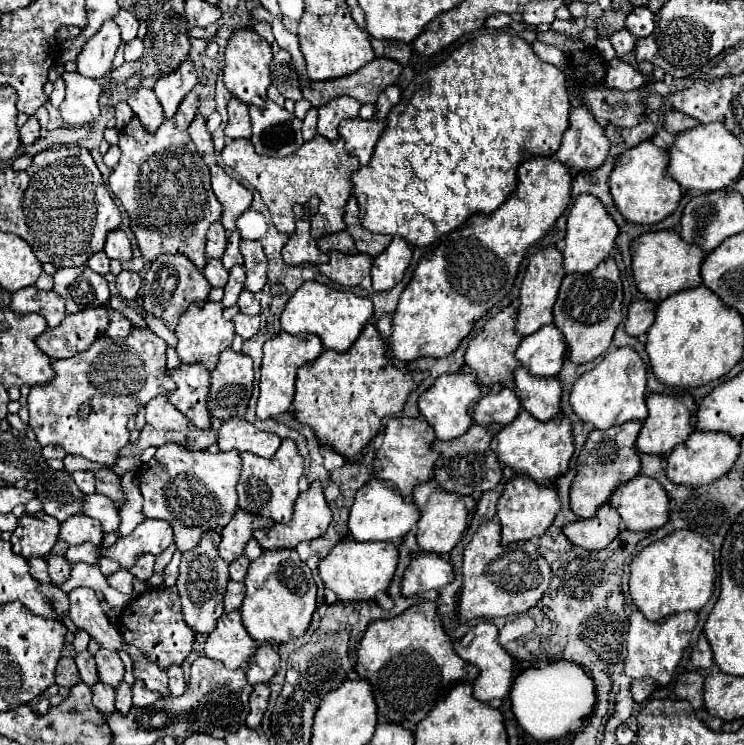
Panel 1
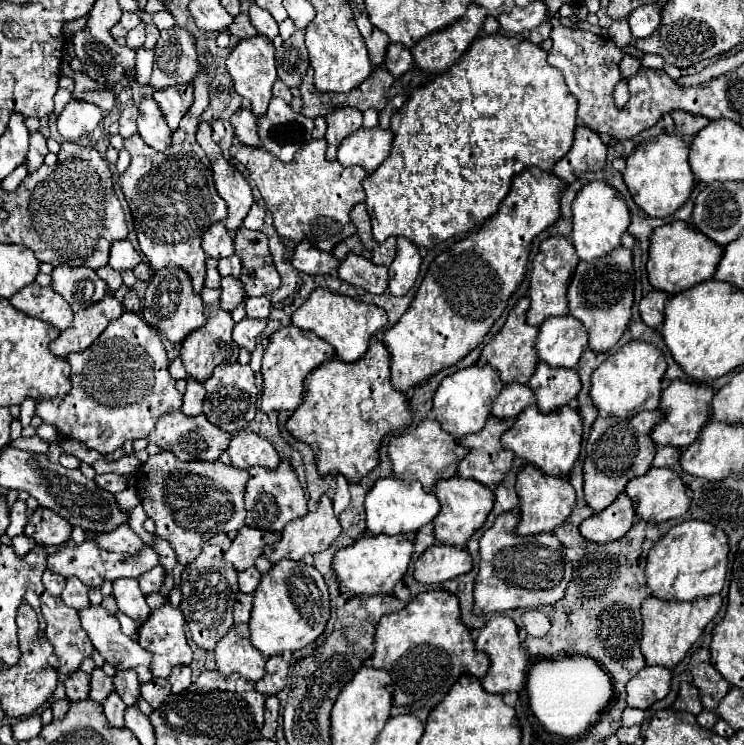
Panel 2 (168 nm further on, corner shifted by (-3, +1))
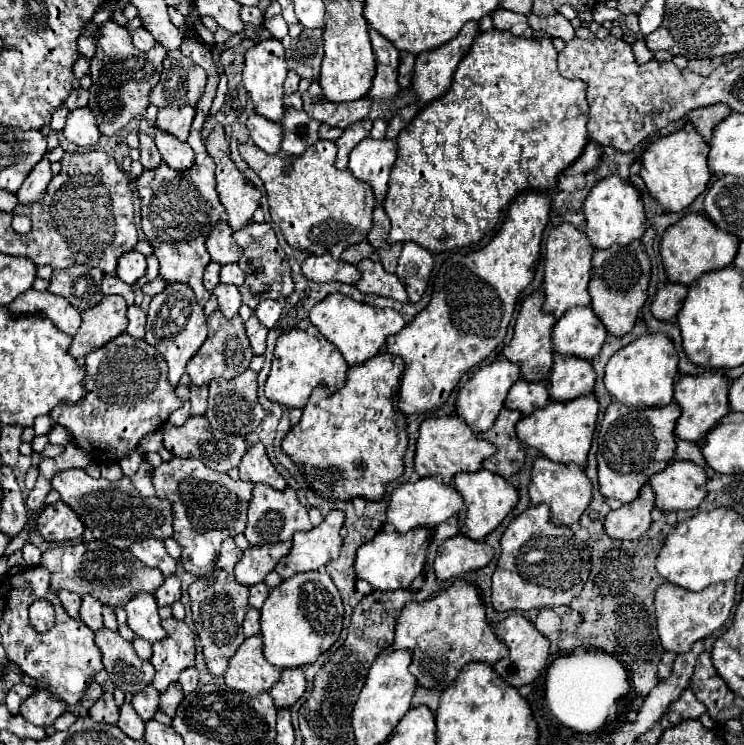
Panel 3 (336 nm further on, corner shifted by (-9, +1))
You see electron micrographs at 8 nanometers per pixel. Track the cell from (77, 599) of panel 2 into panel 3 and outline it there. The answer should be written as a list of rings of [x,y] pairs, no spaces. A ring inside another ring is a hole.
[[[84,596],[82,598],[82,608],[80,608],[80,618],[90,630],[94,630],[94,632],[100,630],[104,626],[104,622],[102,622],[102,604],[92,596]]]

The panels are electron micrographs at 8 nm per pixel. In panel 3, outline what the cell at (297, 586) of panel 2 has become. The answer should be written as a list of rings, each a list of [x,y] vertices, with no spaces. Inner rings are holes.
[[[326,570],[304,572],[284,580],[278,588],[270,590],[270,596],[266,598],[260,612],[264,658],[280,670],[314,664],[318,656],[324,654],[342,632],[342,598]]]

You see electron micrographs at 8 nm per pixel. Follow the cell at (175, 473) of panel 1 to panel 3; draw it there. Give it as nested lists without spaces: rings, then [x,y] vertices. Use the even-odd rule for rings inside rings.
[[[178,456],[152,470],[152,484],[156,488],[156,496],[168,498],[174,504],[174,540],[182,546],[184,570],[210,580],[216,570],[220,544],[246,528],[246,510],[252,500],[254,484],[232,480],[228,474],[210,470],[200,460]]]

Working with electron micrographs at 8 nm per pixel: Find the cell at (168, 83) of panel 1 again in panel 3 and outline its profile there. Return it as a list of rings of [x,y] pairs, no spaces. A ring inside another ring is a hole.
[[[182,106],[182,108],[160,108],[156,128],[176,136],[178,140],[186,140],[190,134],[190,126],[194,120],[194,108]]]

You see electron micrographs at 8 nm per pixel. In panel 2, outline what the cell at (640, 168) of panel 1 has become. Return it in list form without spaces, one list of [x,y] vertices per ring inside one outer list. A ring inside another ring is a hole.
[[[660,134],[648,142],[642,142],[626,158],[624,182],[634,202],[646,212],[646,216],[672,216],[688,200],[694,188],[694,176],[688,166],[688,144],[678,134]]]

